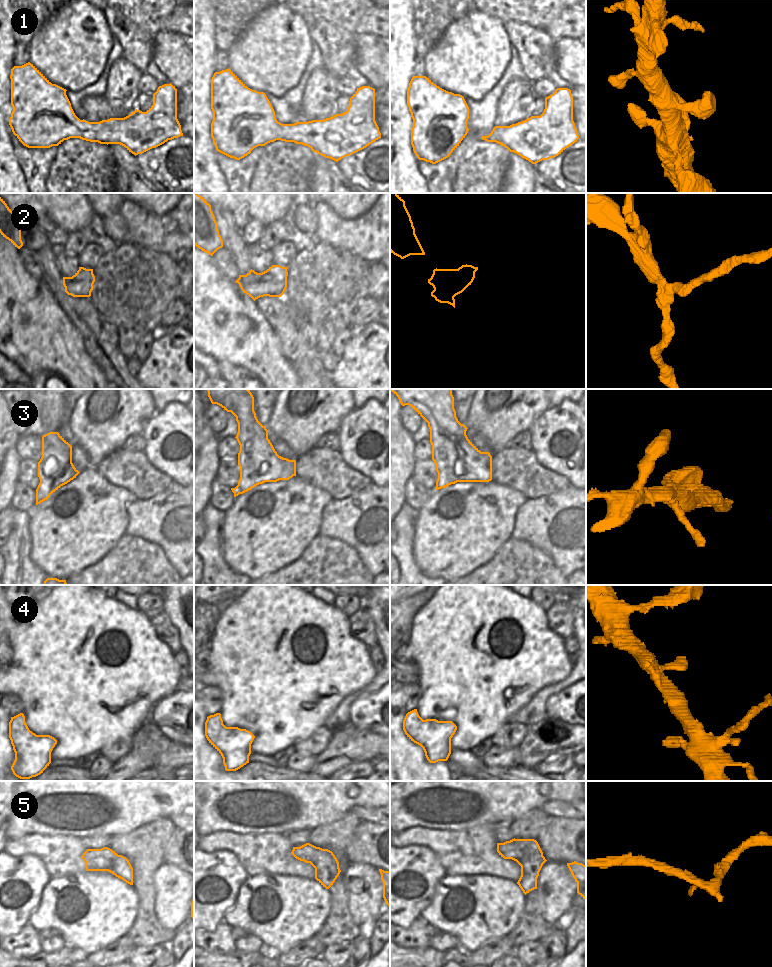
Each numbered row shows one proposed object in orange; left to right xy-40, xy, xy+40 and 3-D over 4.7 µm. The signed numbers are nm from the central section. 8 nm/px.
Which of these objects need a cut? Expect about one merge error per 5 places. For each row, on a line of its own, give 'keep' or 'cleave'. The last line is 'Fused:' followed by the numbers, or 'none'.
1: keep
2: cleave
3: keep
4: keep
5: keep
Fused: 2

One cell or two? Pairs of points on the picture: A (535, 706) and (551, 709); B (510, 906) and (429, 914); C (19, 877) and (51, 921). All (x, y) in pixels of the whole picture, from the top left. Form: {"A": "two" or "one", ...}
{"A": "two", "B": "one", "C": "two"}

